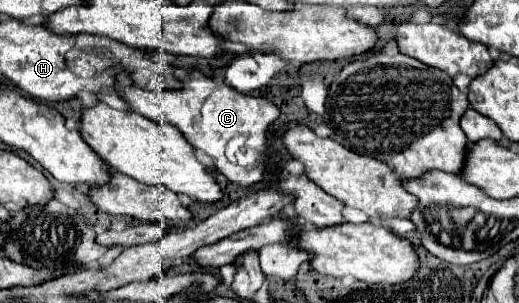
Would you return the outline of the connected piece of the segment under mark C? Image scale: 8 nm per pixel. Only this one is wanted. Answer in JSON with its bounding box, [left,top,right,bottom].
[117,73,281,187]

